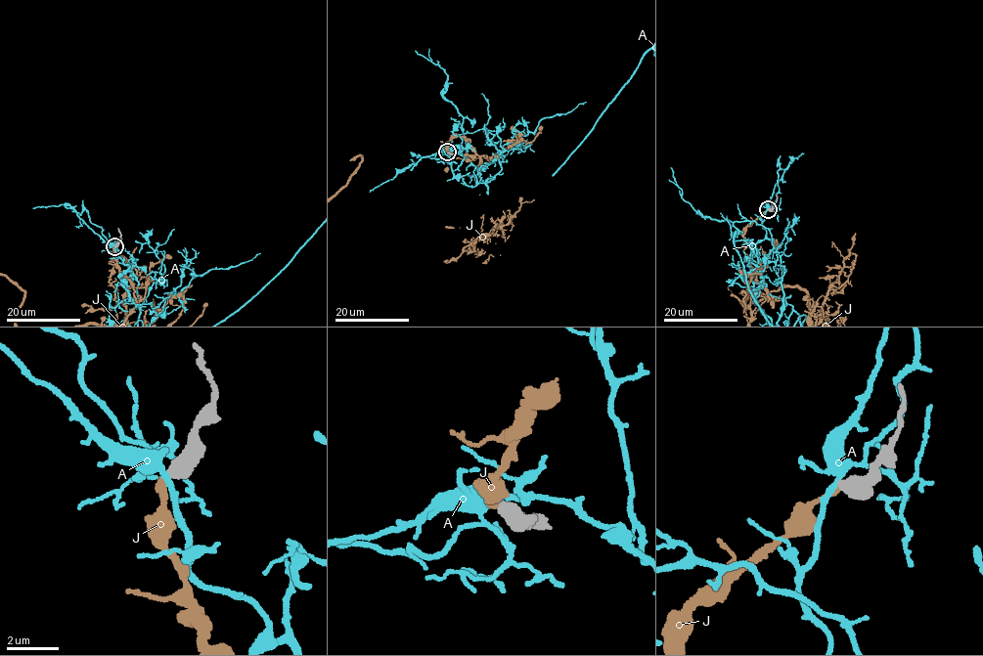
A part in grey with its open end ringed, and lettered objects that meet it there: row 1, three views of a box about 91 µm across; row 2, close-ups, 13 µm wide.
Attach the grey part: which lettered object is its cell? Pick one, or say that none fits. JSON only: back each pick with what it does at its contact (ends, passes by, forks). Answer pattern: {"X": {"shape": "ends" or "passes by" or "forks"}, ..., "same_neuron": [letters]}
{"J": {"shape": "ends"}, "same_neuron": ["J"]}

